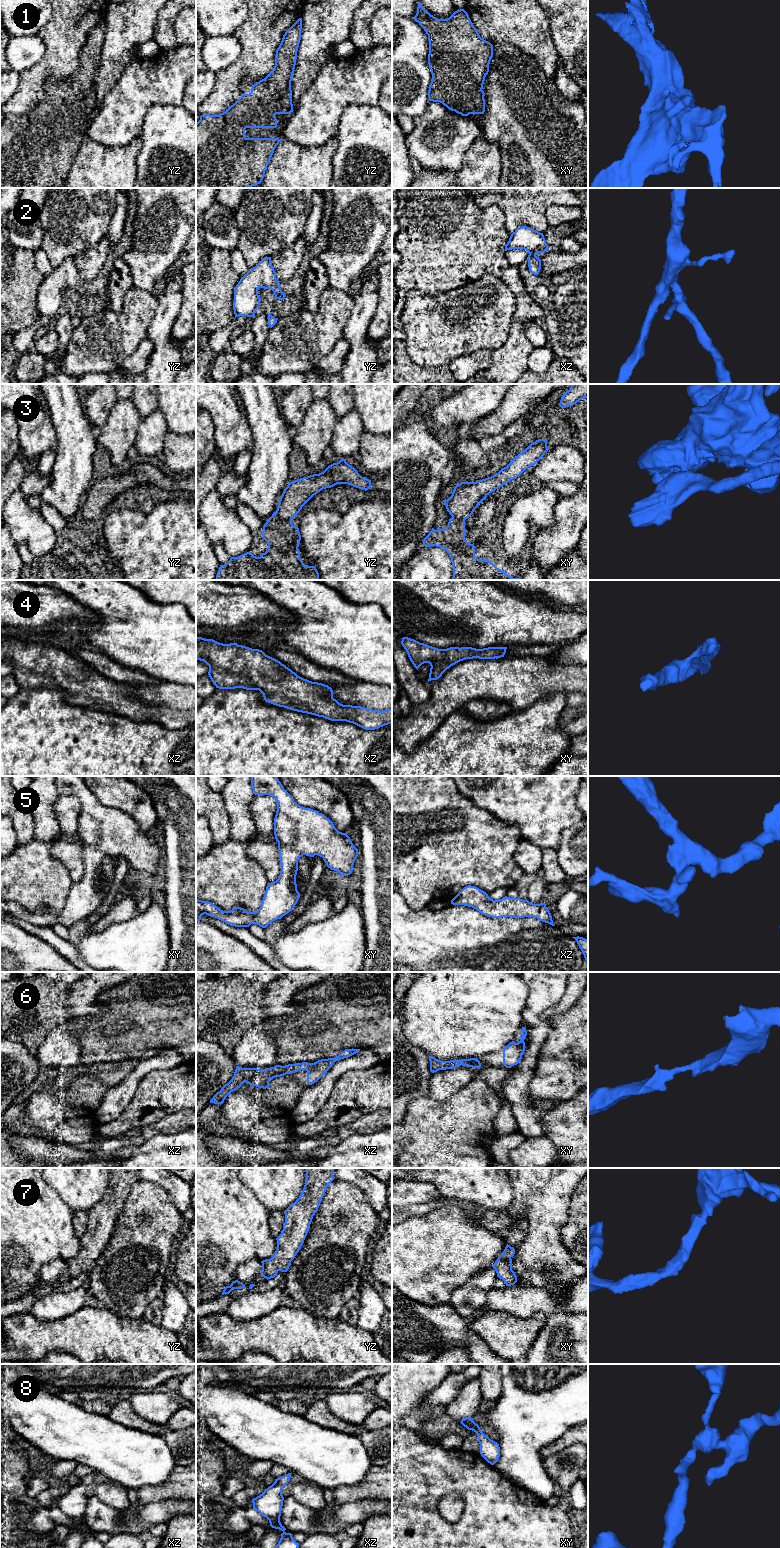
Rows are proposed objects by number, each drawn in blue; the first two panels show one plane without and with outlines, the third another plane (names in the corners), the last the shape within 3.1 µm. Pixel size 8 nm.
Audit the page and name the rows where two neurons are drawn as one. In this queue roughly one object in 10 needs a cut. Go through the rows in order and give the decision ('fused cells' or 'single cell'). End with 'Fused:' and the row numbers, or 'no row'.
1: single cell
2: single cell
3: fused cells
4: single cell
5: single cell
6: single cell
7: single cell
8: single cell
Fused: 3

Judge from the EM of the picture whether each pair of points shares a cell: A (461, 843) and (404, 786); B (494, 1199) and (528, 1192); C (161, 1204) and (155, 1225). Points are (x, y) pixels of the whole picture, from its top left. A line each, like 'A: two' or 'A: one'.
A: one
B: two
C: one

